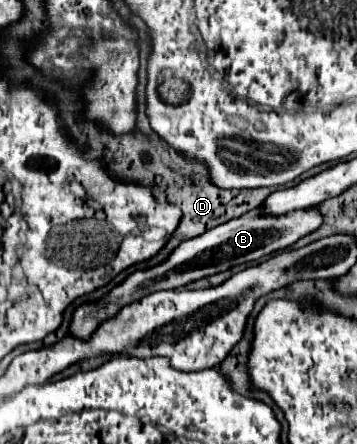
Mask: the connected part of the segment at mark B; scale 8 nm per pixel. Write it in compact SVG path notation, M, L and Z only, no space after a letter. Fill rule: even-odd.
M258 209L248 211L238 219L222 223L220 227L214 227L212 231L206 231L204 235L198 235L196 239L188 239L188 241L180 243L162 263L148 267L148 269L132 271L120 285L116 285L112 291L108 291L100 299L88 301L88 303L82 303L80 307L76 307L72 313L72 321L70 321L66 335L78 337L78 339L90 339L96 333L96 329L100 327L100 323L104 323L112 315L118 315L118 311L122 307L126 307L130 303L138 303L142 297L146 297L150 293L156 293L162 289L178 289L178 287L188 285L190 281L222 273L234 265L256 261L256 259L266 257L274 251L282 251L282 249L294 245L300 237L318 229L320 223L322 223L320 213L310 211L310 209L308 211L304 211L304 209L292 211L292 213L286 213L280 217L262 217Z

